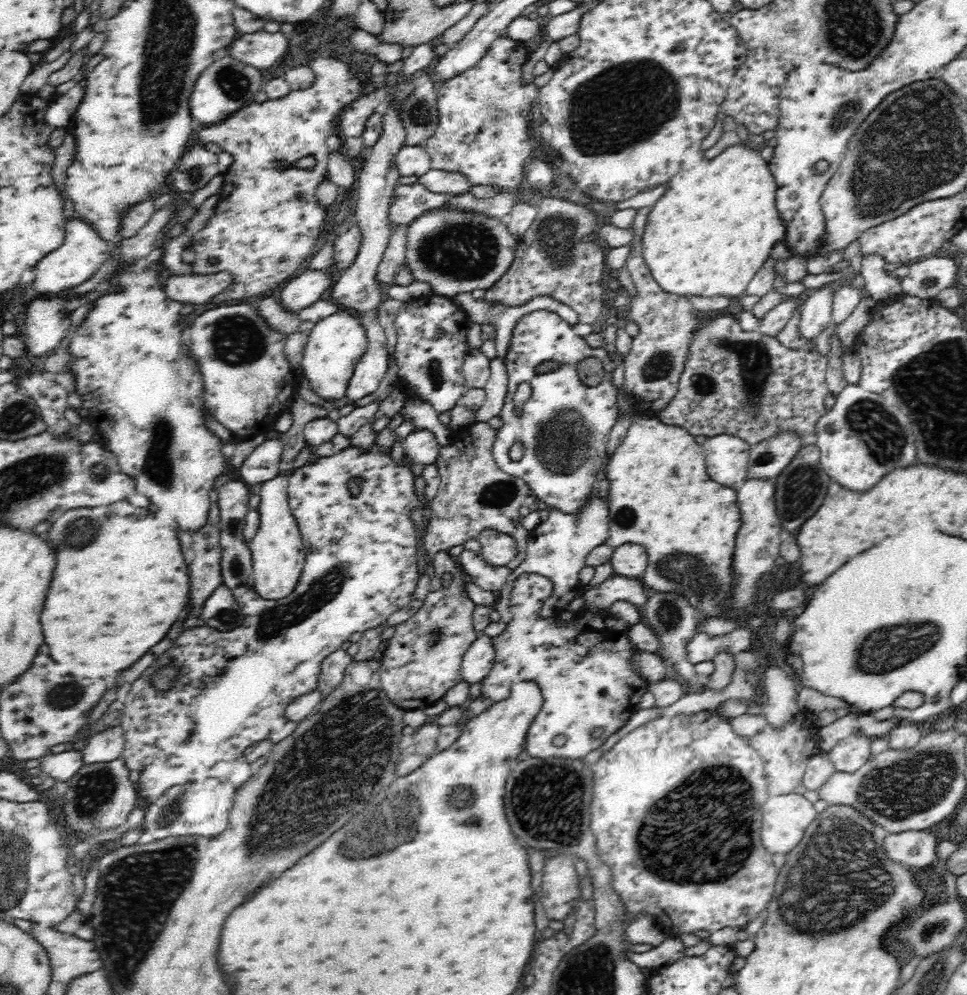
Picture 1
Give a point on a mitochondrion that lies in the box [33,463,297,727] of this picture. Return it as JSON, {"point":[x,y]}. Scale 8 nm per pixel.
{"point":[71,536]}

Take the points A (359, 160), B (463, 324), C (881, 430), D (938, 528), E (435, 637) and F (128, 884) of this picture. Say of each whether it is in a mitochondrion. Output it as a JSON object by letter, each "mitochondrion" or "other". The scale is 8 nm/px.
{"A":"other","B":"other","C":"mitochondrion","D":"other","E":"mitochondrion","F":"mitochondrion"}

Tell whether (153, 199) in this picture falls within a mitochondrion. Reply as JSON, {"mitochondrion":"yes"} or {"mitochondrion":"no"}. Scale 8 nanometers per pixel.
{"mitochondrion":"no"}

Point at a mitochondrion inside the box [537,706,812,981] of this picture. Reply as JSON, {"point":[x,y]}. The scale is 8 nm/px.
{"point":[720,847]}

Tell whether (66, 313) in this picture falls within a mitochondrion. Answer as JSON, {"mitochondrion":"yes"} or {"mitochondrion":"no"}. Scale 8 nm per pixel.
{"mitochondrion":"no"}

